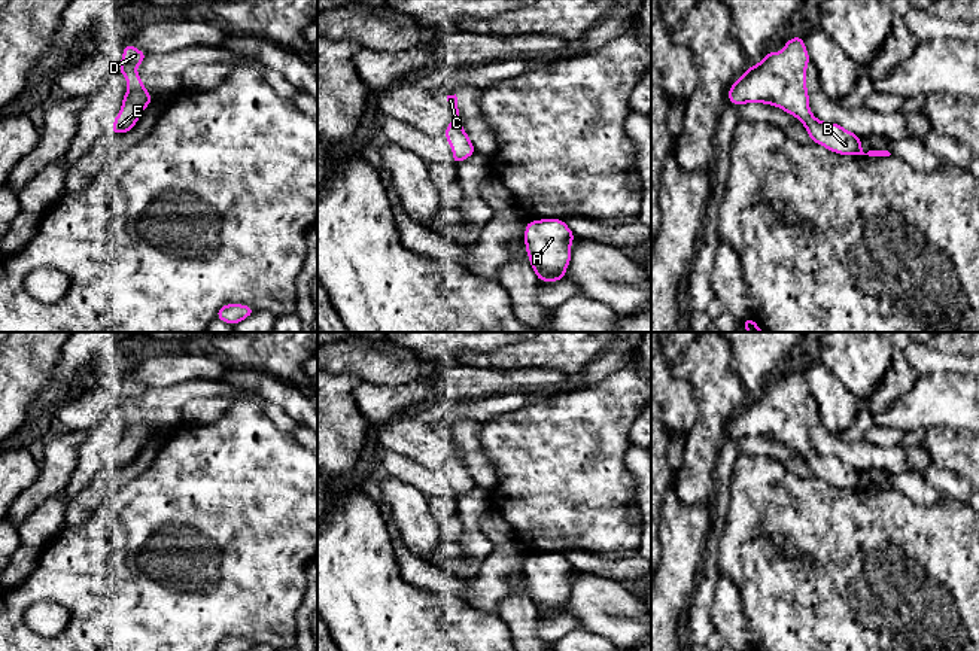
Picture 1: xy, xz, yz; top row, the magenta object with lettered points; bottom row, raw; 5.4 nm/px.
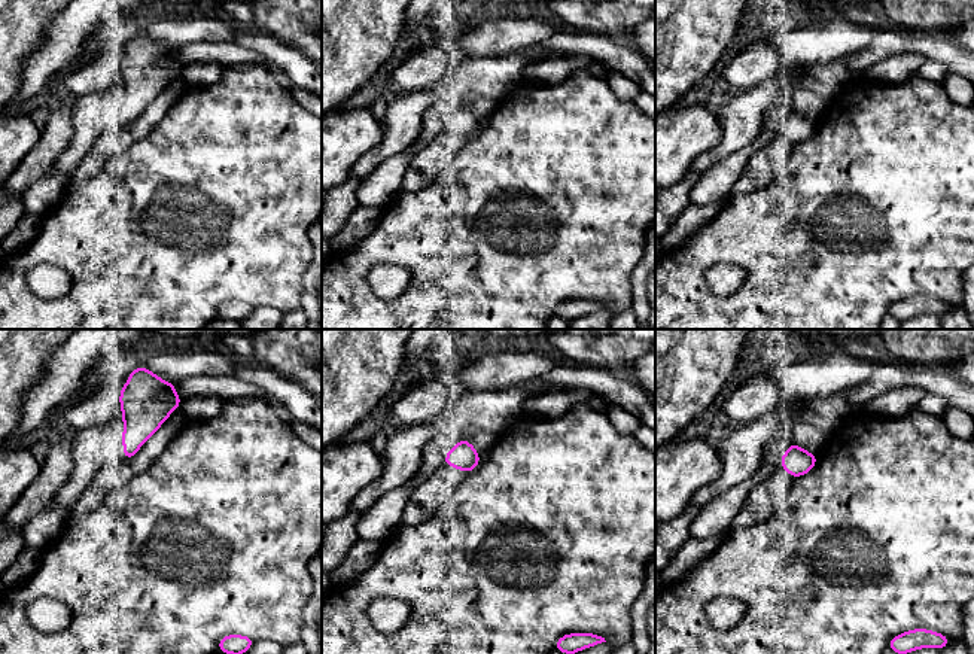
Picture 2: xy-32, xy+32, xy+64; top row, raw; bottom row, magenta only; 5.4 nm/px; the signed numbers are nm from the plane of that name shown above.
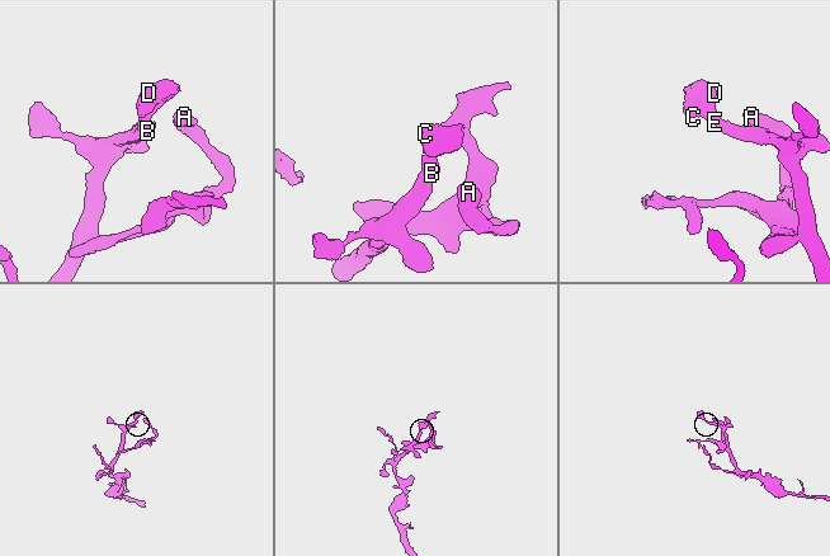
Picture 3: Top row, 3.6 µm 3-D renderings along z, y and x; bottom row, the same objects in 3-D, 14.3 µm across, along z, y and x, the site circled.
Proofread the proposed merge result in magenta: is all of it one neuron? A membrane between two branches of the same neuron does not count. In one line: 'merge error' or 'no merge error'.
no merge error

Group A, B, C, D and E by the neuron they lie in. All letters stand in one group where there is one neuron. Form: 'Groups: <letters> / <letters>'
Groups: A B C D E

